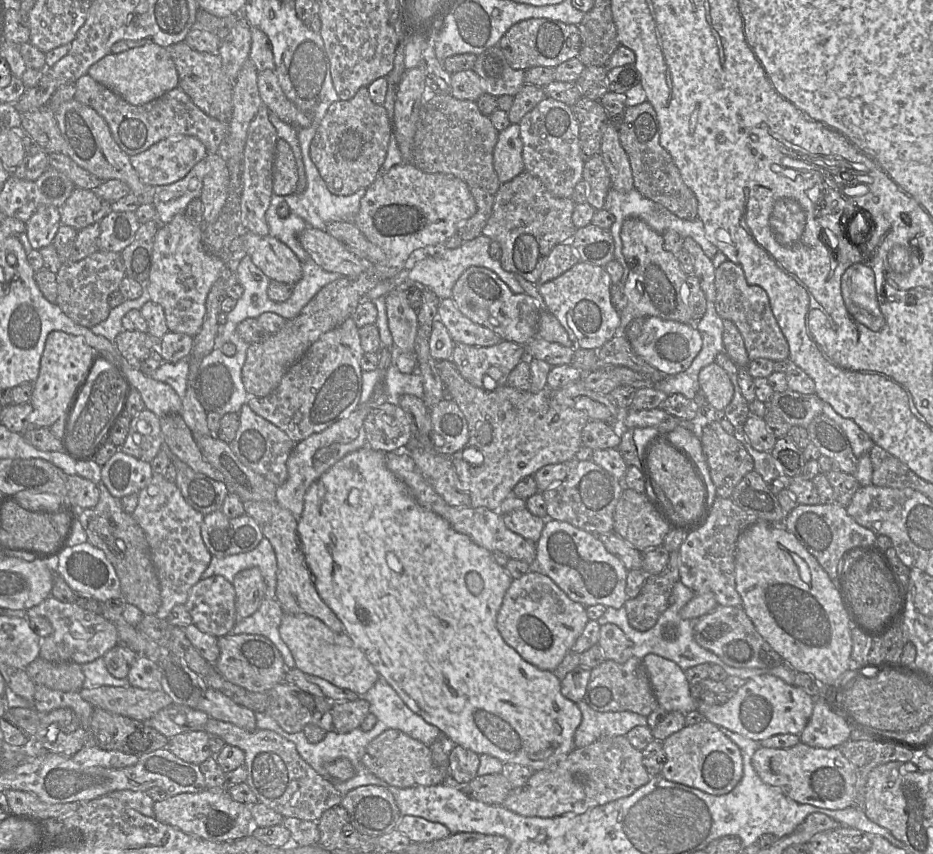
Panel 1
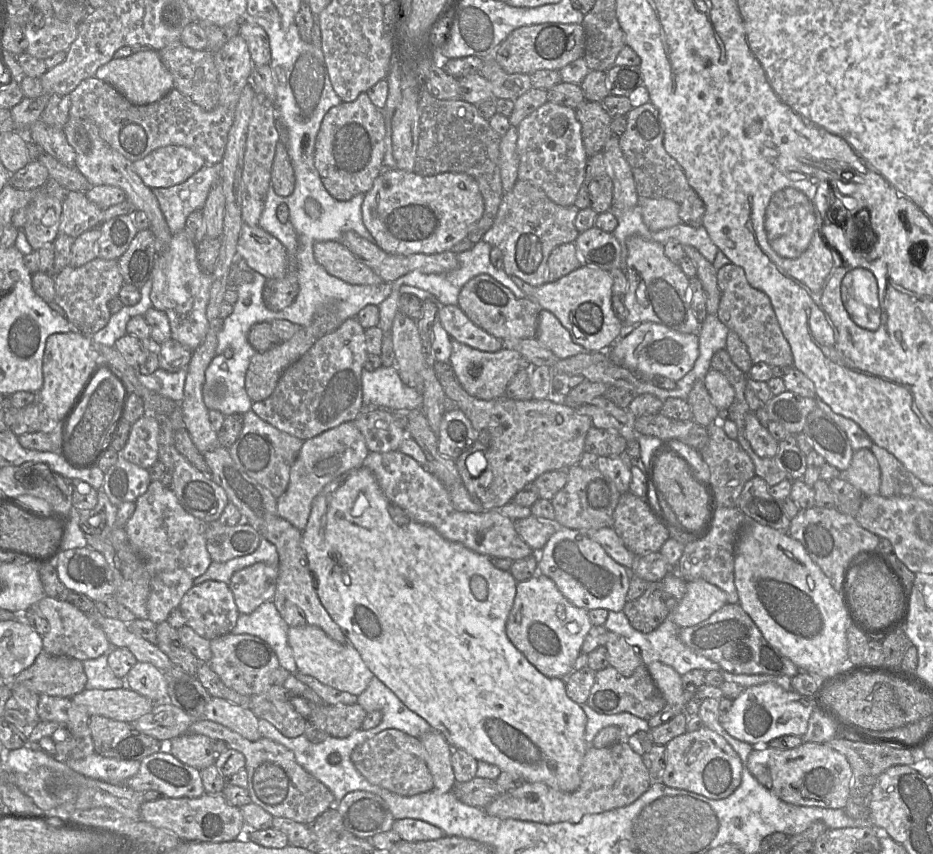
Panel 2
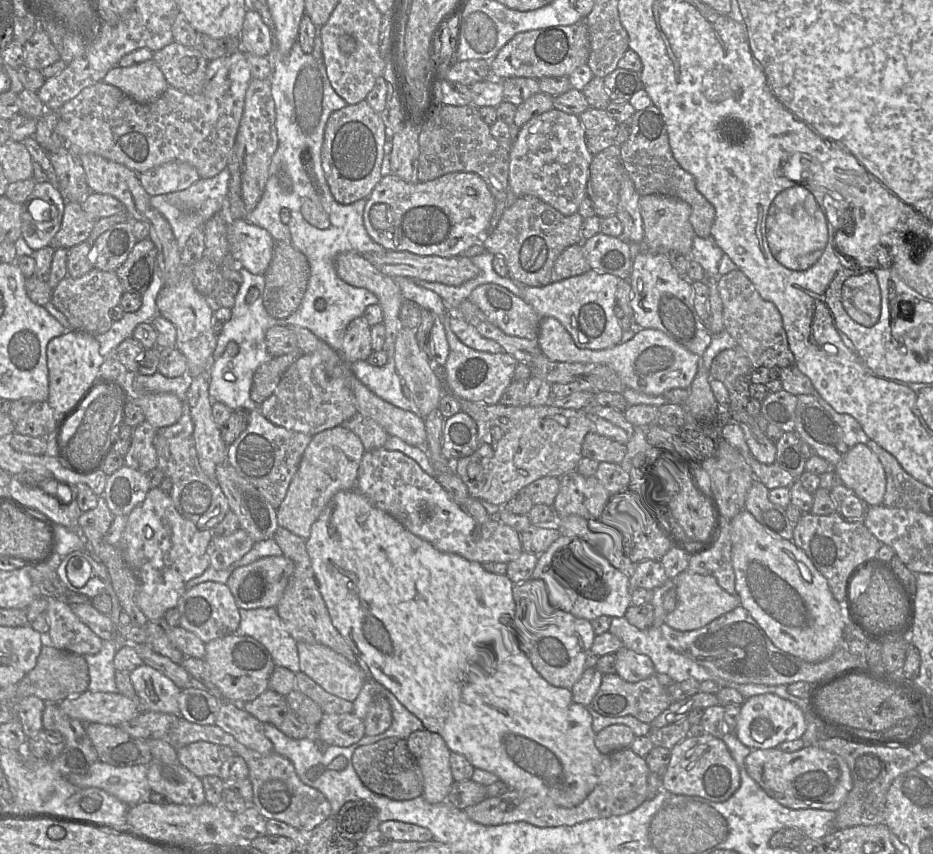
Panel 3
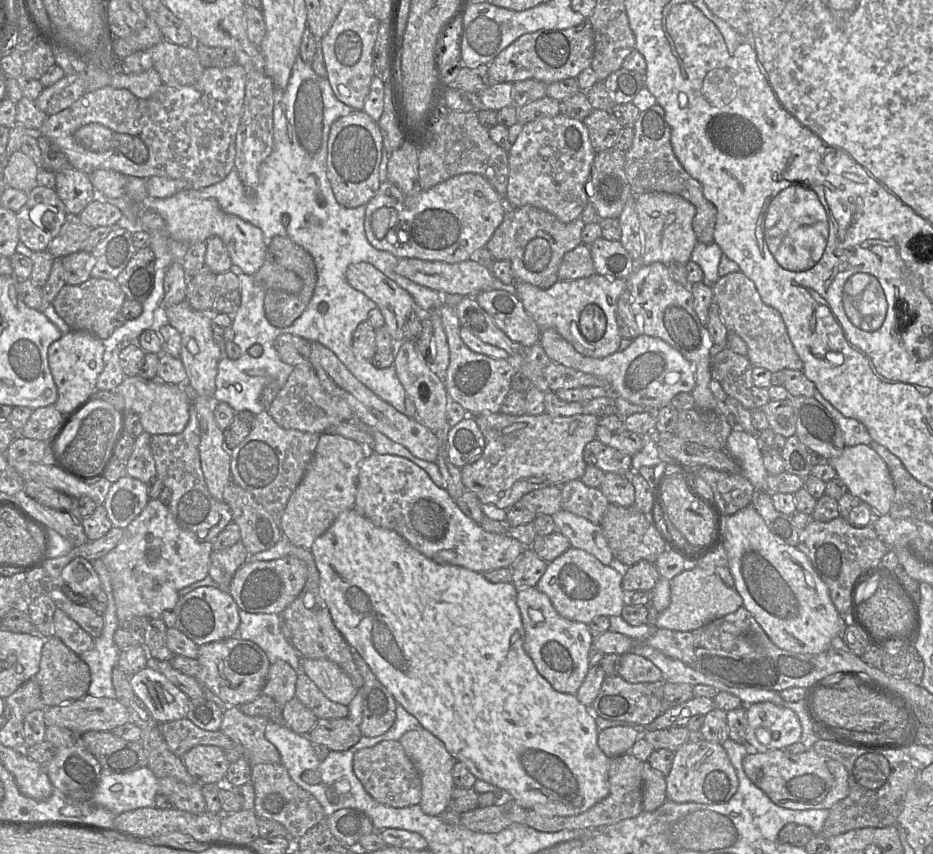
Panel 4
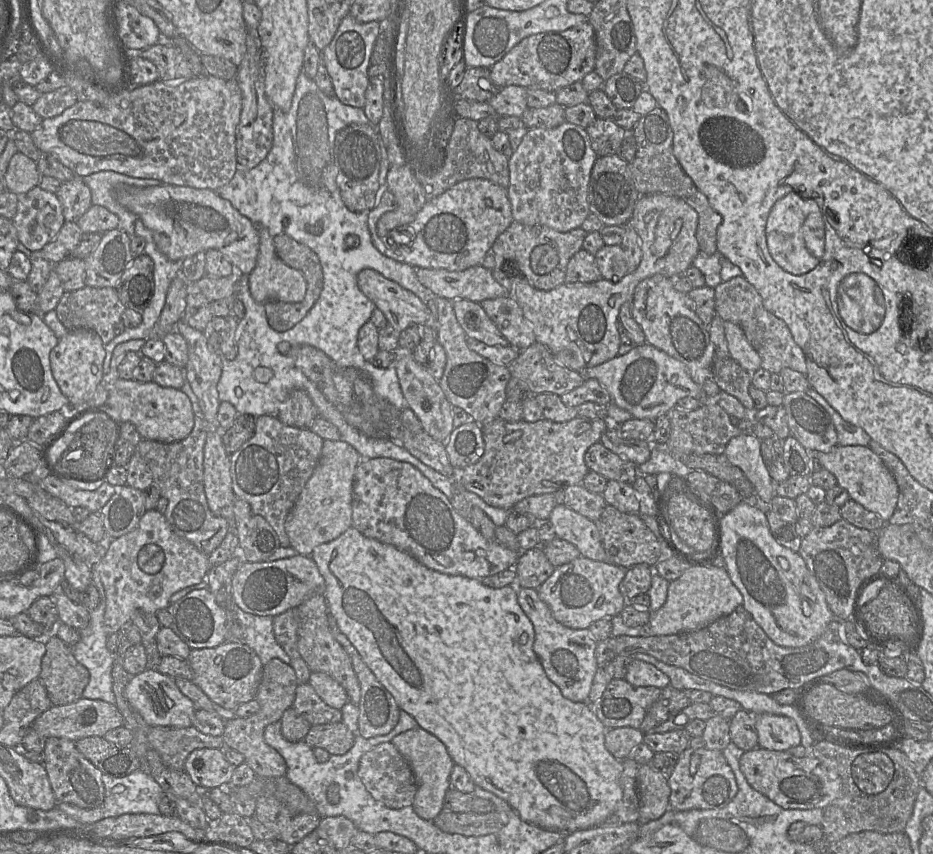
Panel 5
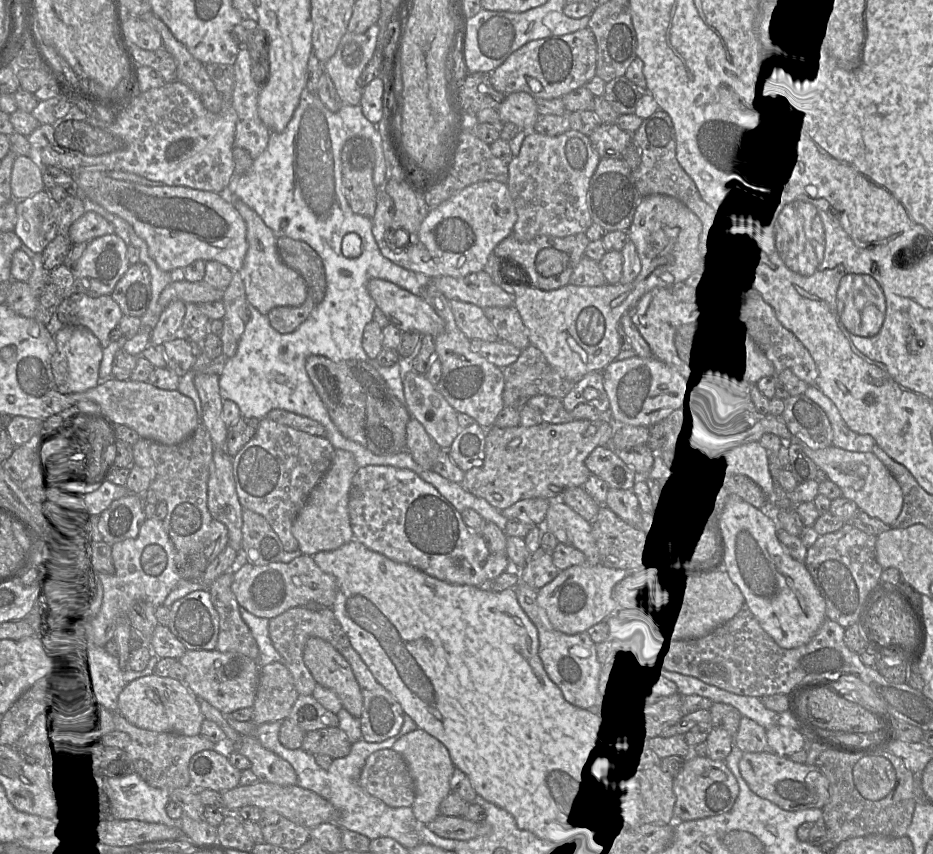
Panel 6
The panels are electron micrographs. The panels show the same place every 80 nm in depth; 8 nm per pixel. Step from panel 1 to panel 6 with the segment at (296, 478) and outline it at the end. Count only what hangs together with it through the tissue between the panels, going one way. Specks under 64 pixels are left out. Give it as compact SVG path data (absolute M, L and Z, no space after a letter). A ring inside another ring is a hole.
M335 449L330 468L312 490L292 525L292 533L303 555L313 557L321 551L336 550L354 539L348 506L351 485L357 470L352 452Z

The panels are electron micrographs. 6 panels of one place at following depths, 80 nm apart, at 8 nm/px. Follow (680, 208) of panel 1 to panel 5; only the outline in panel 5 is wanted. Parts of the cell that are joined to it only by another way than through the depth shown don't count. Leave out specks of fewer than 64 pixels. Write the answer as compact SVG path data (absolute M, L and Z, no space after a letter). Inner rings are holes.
M663 108L655 109L640 117L633 128L637 143L635 158L628 164L628 172L635 189L640 195L665 194L683 200L698 215L696 239L699 252L707 255L718 253L717 230L722 222L721 215L711 206L706 195L686 173L673 151L673 130Z

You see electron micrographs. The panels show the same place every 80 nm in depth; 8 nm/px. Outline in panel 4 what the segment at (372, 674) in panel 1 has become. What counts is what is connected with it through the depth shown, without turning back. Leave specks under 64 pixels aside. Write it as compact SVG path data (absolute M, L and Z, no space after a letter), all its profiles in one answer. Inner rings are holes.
M301 657L301 671L333 702L348 706L358 691L348 674L327 659Z

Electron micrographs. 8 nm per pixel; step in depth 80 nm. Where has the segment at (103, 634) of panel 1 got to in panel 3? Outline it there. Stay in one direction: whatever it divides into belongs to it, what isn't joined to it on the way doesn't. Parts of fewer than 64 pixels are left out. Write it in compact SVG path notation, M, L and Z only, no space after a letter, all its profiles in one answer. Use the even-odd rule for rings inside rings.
M63 598L47 599L49 631L45 645L82 656L97 654L104 641L80 620Z

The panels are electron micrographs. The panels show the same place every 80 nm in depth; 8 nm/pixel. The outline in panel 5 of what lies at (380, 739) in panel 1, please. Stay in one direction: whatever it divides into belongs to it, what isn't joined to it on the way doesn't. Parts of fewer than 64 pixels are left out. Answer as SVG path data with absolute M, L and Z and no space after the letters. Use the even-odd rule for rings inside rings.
M392 742L382 743L362 755L358 777L373 798L391 809L412 806L417 792L417 784L408 762Z

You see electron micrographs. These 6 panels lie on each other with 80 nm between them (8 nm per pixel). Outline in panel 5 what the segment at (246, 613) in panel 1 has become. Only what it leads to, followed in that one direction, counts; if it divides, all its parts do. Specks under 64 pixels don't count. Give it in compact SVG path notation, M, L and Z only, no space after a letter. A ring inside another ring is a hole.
M297 554L270 562L243 562L233 577L232 594L235 604L244 612L276 617L301 605L312 595L325 597L325 581L311 556Z

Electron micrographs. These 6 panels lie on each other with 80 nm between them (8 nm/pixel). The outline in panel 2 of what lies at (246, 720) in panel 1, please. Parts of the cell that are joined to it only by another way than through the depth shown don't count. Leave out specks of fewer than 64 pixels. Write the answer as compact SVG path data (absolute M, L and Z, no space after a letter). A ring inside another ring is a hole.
M211 698L206 705L204 718L231 729L250 741L263 737L258 728L258 718L249 708L222 698Z

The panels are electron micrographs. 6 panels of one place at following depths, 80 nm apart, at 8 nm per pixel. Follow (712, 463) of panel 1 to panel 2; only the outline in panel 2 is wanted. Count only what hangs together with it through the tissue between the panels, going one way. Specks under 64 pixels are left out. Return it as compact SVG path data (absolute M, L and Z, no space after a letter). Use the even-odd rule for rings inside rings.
M715 423L705 428L707 429L708 443L700 451L700 454L710 470L710 480L708 481L714 489L718 506L735 507L745 483L755 476L754 464L738 441L730 439L723 428Z

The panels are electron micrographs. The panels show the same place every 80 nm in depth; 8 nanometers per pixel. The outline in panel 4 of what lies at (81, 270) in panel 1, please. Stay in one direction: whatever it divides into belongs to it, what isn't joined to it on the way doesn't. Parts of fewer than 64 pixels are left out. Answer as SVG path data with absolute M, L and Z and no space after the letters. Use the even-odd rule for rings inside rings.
M90 277L79 285L65 284L52 304L57 314L67 323L72 331L89 332L101 340L109 338L113 331L113 319L121 312L126 299L125 293L116 280Z

